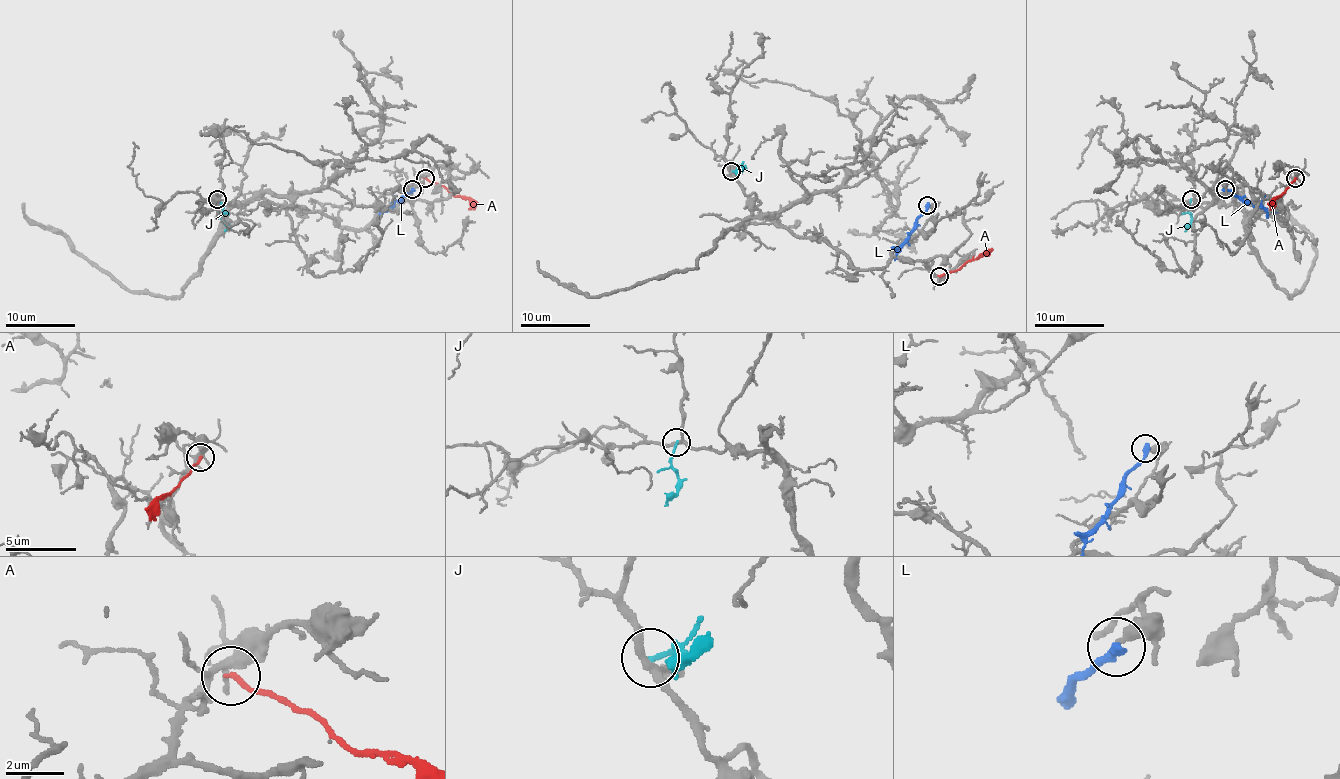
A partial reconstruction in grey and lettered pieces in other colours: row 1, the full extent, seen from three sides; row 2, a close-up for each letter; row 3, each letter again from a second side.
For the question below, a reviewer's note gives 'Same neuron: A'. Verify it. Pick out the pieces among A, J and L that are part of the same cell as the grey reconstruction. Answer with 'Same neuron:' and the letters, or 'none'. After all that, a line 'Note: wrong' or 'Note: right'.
Same neuron: none
Note: wrong

